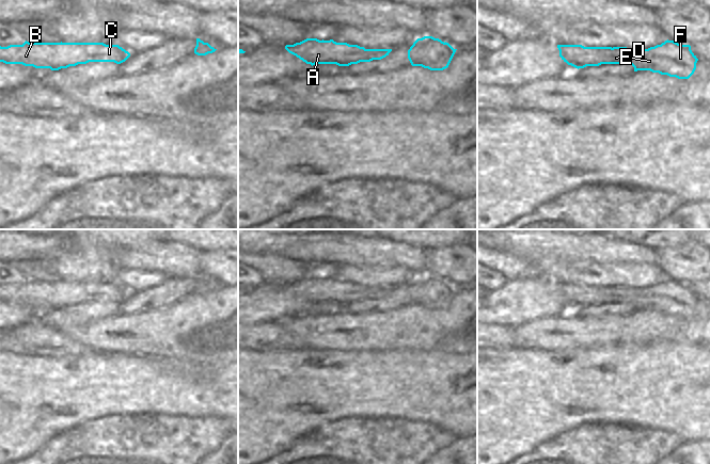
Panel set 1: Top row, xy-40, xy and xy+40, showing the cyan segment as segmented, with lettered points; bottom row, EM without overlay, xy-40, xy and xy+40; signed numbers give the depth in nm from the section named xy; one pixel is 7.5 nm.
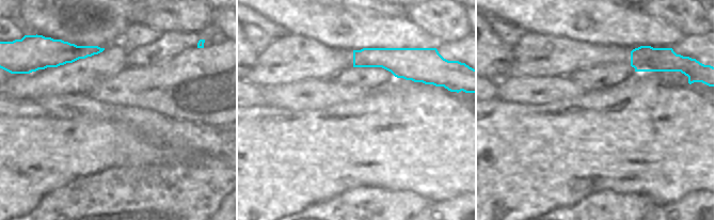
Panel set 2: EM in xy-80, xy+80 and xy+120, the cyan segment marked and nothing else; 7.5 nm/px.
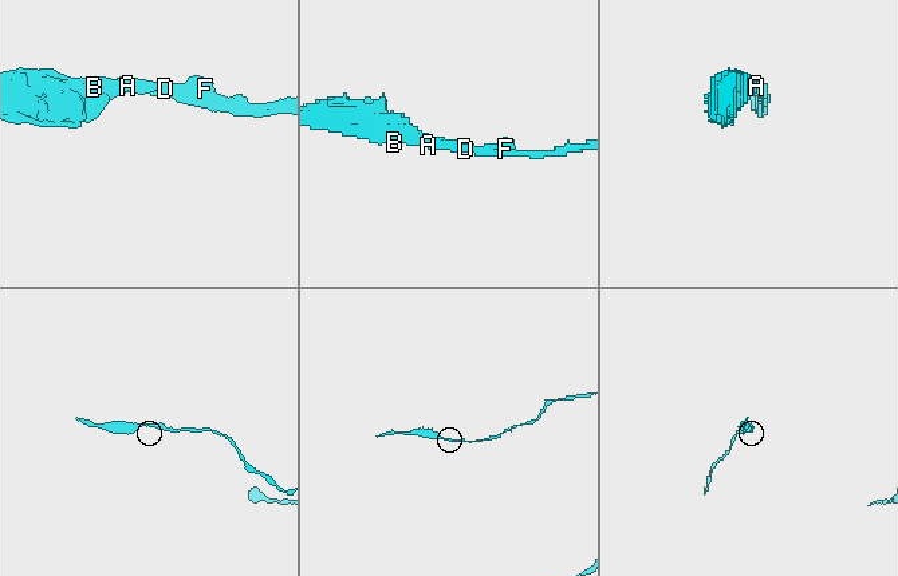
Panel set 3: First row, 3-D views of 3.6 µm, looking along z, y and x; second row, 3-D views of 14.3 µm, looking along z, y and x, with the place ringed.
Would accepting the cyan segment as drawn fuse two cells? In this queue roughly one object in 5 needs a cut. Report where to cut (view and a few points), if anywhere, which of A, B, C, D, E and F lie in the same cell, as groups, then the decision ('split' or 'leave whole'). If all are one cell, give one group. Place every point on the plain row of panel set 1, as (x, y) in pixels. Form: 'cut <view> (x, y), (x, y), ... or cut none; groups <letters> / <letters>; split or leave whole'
cut none; groups A B C D E F; leave whole

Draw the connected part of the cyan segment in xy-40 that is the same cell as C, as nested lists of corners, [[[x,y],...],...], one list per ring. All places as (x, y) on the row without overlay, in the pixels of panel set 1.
[[[29,282],[0,285],[0,301],[59,309],[89,301],[121,303],[130,292],[119,284],[104,282]]]

